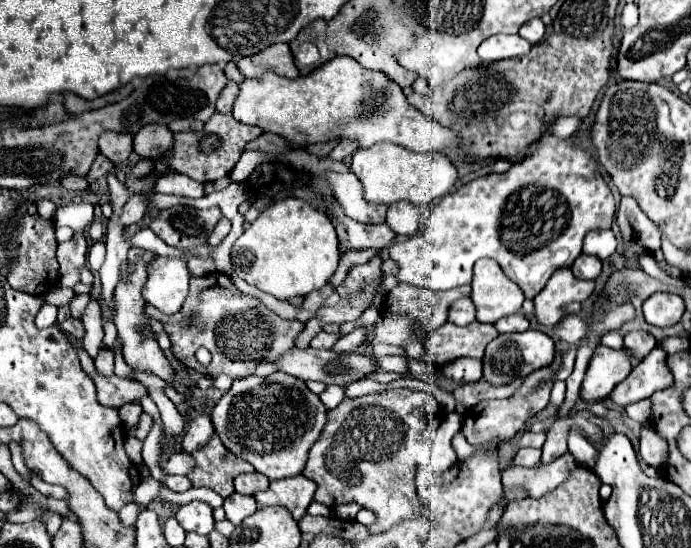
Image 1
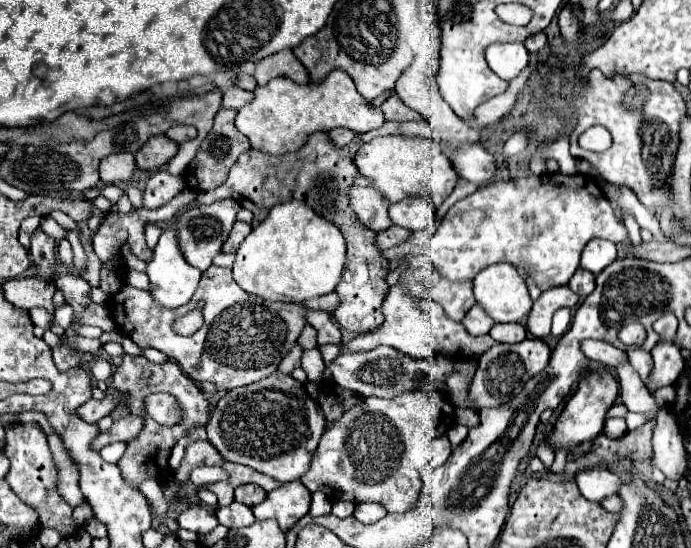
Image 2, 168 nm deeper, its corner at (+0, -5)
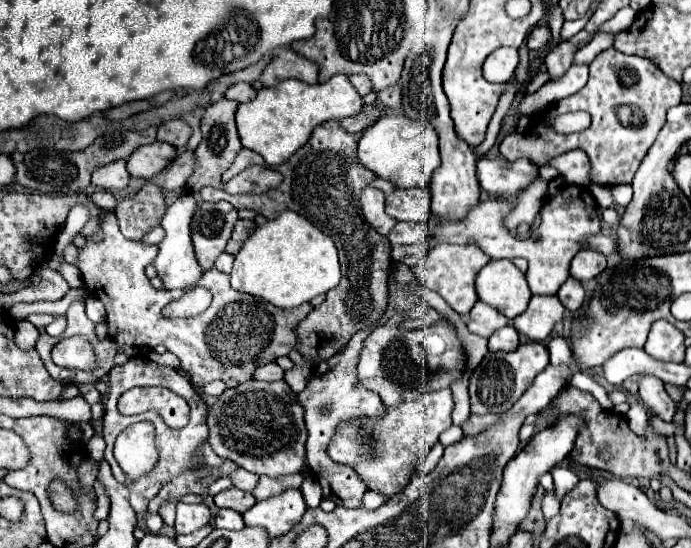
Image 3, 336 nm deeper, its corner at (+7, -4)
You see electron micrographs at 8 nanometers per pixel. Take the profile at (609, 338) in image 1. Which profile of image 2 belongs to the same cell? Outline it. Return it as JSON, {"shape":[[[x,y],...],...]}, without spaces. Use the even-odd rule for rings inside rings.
{"shape":[[[625,360],[623,364],[617,366],[617,380],[621,386],[621,398],[623,404],[627,406],[629,412],[639,412],[645,414],[647,420],[655,420],[657,412],[661,410],[659,404],[655,402],[655,398],[645,390],[637,370]]]}

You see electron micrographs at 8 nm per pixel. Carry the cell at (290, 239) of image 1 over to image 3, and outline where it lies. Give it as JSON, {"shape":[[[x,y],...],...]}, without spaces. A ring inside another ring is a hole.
{"shape":[[[284,211],[278,219],[258,227],[236,253],[232,289],[260,297],[280,309],[308,303],[320,293],[328,293],[340,283],[338,251],[334,241],[308,219]]]}

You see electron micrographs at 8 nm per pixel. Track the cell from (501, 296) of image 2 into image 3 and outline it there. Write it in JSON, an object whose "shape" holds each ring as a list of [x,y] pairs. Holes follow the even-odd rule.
{"shape":[[[490,261],[476,277],[478,299],[502,311],[508,319],[524,313],[532,297],[526,275],[510,261]]]}

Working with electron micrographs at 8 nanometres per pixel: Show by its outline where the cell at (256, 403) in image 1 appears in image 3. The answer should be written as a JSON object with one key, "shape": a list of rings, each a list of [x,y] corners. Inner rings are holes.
{"shape":[[[250,379],[234,389],[226,389],[208,411],[212,449],[234,461],[238,467],[268,477],[298,473],[306,463],[306,427],[296,393],[284,383],[264,383]]]}

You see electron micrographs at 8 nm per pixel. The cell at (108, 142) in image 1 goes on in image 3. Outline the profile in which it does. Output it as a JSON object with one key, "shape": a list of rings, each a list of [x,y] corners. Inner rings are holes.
{"shape":[[[116,161],[110,163],[108,167],[100,167],[92,173],[92,185],[100,187],[104,191],[118,191],[128,185],[128,171],[126,171],[126,161]]]}

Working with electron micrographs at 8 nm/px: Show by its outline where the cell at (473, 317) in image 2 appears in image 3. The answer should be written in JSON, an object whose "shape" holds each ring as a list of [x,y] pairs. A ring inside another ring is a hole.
{"shape":[[[478,301],[472,311],[466,315],[466,325],[472,333],[480,335],[480,337],[490,337],[494,331],[502,329],[504,325],[508,325],[510,319],[504,317],[500,311],[492,309],[490,305]]]}

